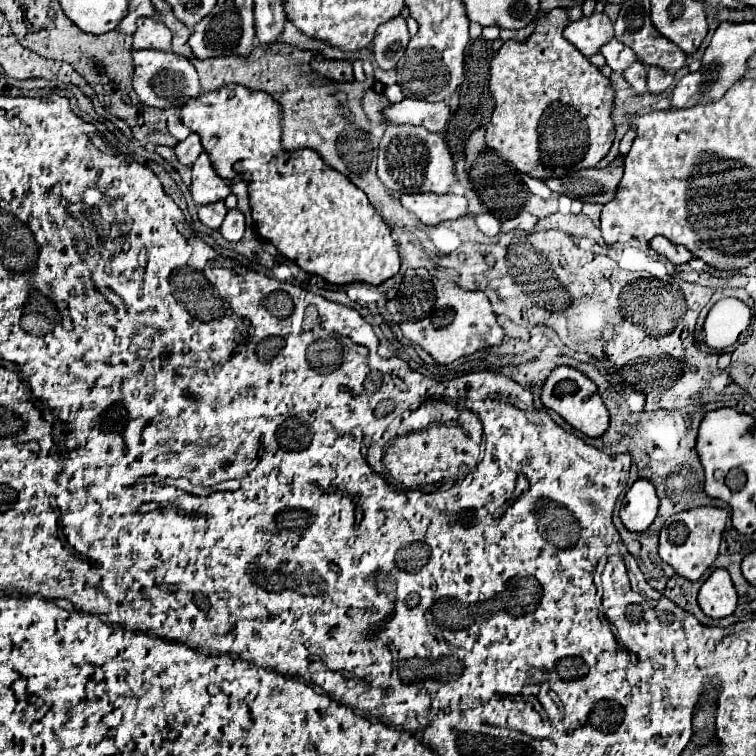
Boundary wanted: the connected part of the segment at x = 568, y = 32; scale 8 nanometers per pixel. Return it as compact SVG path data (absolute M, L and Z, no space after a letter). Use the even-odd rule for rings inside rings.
M595 12L577 22L569 22L563 36L587 58L601 52L601 46L607 44L611 38L615 38L613 24L605 12L601 14Z

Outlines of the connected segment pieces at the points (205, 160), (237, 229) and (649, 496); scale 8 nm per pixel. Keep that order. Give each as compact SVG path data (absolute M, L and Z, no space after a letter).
M201 152L193 164L191 194L197 206L225 200L231 194L231 188L227 186L227 182L217 174L215 166L211 166L211 156L207 152Z
M233 208L227 212L221 228L219 228L221 236L229 242L239 242L243 232L245 232L245 218L243 218L243 212L239 208Z
M637 480L625 494L619 516L627 530L643 532L653 524L657 508L659 498L655 494L655 486L649 480Z

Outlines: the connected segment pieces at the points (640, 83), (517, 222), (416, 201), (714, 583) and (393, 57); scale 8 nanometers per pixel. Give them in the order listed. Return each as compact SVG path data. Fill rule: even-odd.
M635 62L633 66L629 66L625 72L623 72L625 80L629 82L629 86L637 92L637 94L645 94L647 90L647 66Z
M521 214L521 216L515 216L504 220L501 223L501 232L507 233L509 230L531 230L533 226L537 224L537 218L531 216L531 214Z
M401 194L401 204L427 226L437 226L467 214L467 198L457 194Z
M713 570L711 576L703 582L697 602L703 610L703 614L711 618L725 618L733 614L737 606L737 592L733 588L733 582L729 578L727 570Z
M395 16L389 22L383 22L377 28L373 40L373 56L383 70L395 68L399 58L403 56L409 42L409 32L403 16Z

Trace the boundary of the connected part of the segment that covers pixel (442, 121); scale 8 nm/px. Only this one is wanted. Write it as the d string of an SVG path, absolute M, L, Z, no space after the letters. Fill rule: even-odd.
M405 98L397 104L389 104L383 110L383 116L389 124L413 124L423 126L429 132L441 132L449 120L449 106L445 102L425 102L425 100L413 100Z

